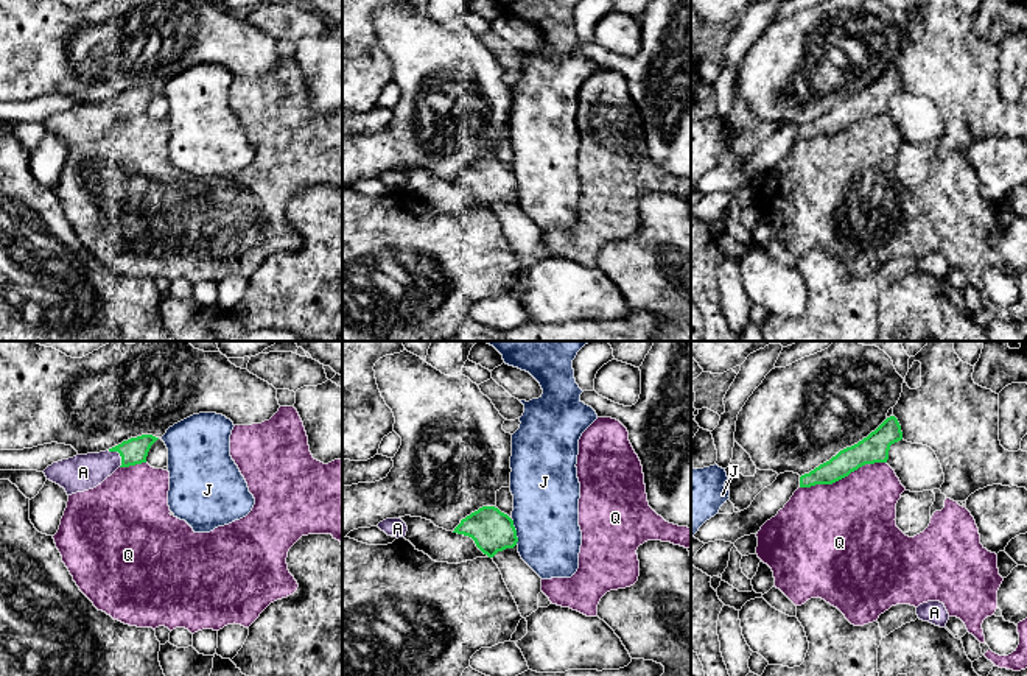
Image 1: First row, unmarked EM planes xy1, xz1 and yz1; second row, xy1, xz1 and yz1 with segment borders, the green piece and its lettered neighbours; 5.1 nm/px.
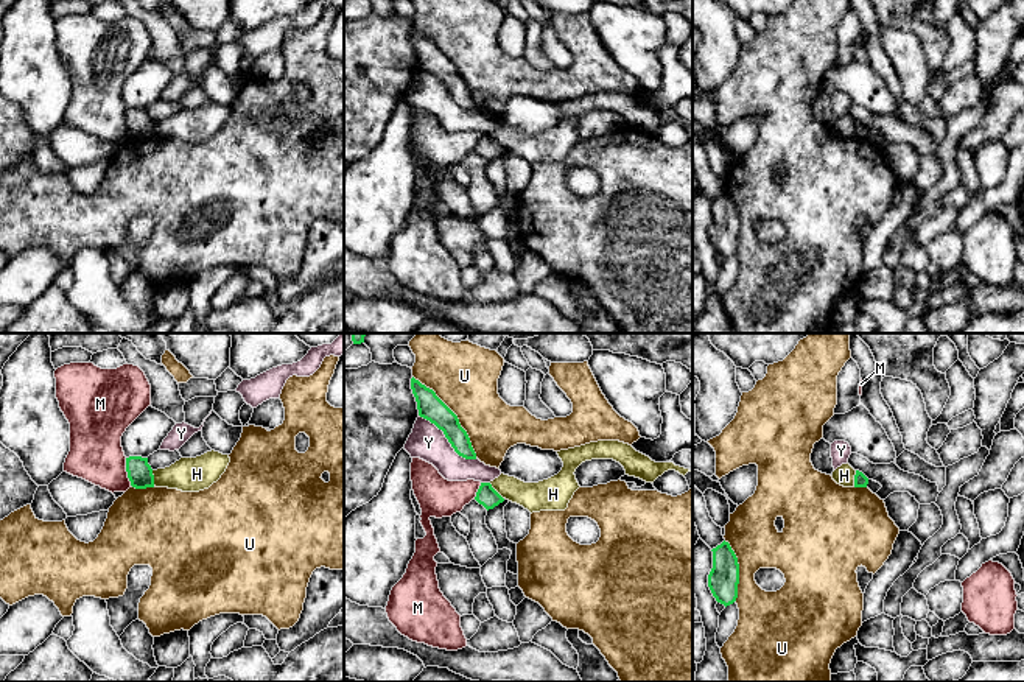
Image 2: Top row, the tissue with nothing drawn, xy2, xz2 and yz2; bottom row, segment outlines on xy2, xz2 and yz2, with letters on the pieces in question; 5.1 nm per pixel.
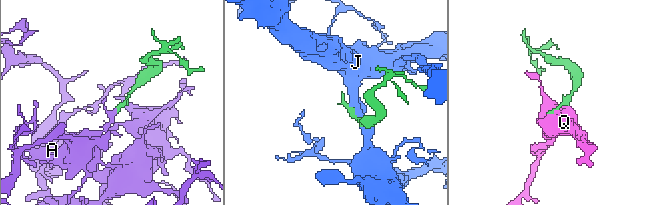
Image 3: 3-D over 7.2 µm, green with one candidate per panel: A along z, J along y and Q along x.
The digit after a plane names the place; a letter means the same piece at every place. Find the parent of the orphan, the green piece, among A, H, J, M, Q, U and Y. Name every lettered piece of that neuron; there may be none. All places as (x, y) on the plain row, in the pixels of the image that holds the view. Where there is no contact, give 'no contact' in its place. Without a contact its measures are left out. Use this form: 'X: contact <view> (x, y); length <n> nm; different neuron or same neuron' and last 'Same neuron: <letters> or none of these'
A: contact xy1 (120, 106); length 110 nm; same neuron
H: contact yz2 (855, 130); length 90 nm; different neuron
J: contact xz1 (515, 183); length 140 nm; different neuron
M: contact xy2 (126, 122); length 160 nm; different neuron
Q: contact yz1 (842, 128); length 460 nm; different neuron
U: contact xz2 (455, 66); length 550 nm; different neuron
Y: contact xz2 (448, 92); length 380 nm; different neuron
Same neuron: A

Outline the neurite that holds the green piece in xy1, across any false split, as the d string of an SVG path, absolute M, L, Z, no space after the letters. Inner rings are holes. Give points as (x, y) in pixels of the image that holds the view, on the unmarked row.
M142 86L100 104L76 106L48 117L47 131L65 140L67 146L84 143L101 136L118 118L146 114L151 97L159 89Z

